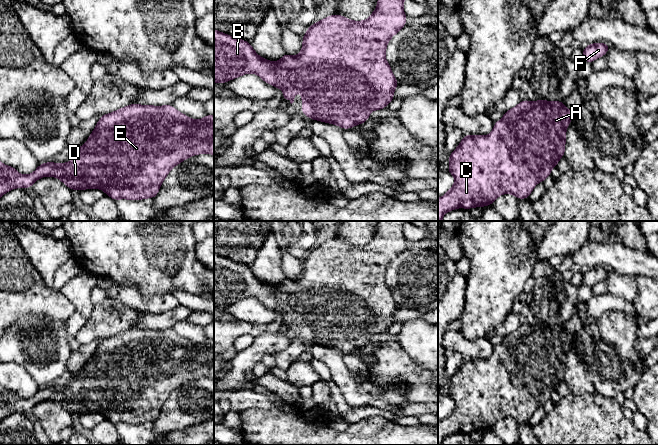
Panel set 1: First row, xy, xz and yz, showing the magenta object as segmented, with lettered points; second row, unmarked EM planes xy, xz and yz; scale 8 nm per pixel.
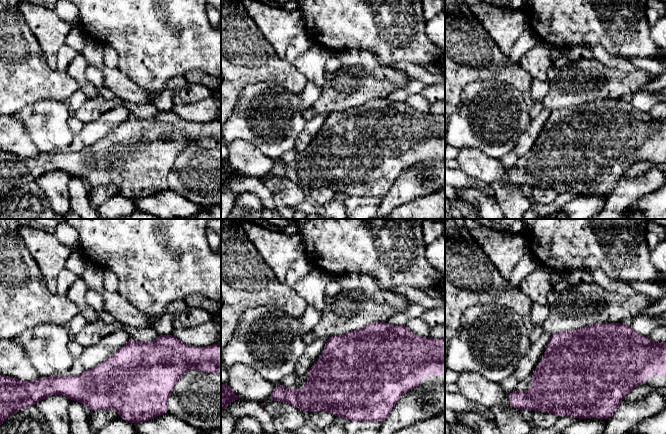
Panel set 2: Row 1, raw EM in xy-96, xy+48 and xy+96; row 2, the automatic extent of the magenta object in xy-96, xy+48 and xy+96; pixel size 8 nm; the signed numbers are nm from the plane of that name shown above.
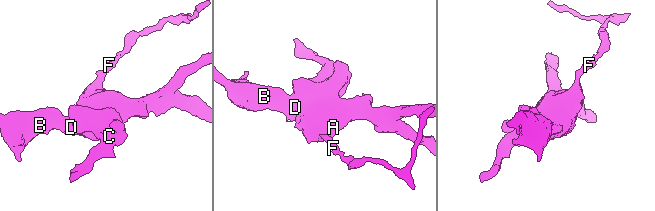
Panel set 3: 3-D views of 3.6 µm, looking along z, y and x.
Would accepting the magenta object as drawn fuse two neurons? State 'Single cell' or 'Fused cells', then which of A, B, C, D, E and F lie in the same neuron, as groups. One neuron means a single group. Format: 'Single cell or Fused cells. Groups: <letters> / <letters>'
Single cell. Groups: A B C D E F

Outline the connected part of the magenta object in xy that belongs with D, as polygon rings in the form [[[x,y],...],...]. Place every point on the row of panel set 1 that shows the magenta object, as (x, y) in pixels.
[[[130,104],[112,113],[101,115],[87,142],[75,150],[74,159],[63,164],[53,161],[41,163],[30,175],[21,175],[11,166],[0,162],[0,197],[14,188],[31,188],[33,183],[45,176],[60,179],[70,189],[103,189],[112,199],[142,200],[155,198],[170,170],[185,159],[208,153],[214,155],[214,115],[194,120],[176,110],[172,105],[152,106]]]

